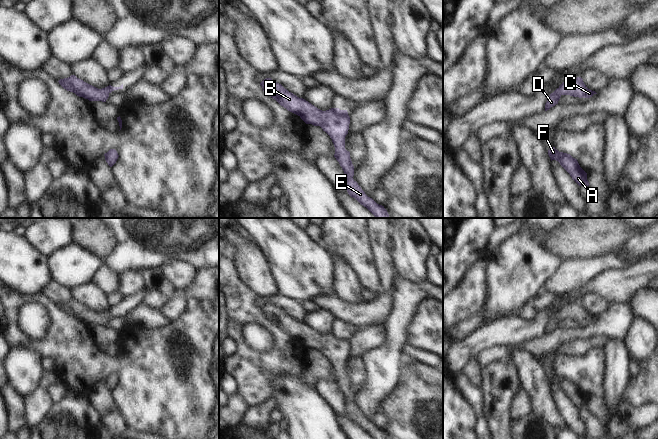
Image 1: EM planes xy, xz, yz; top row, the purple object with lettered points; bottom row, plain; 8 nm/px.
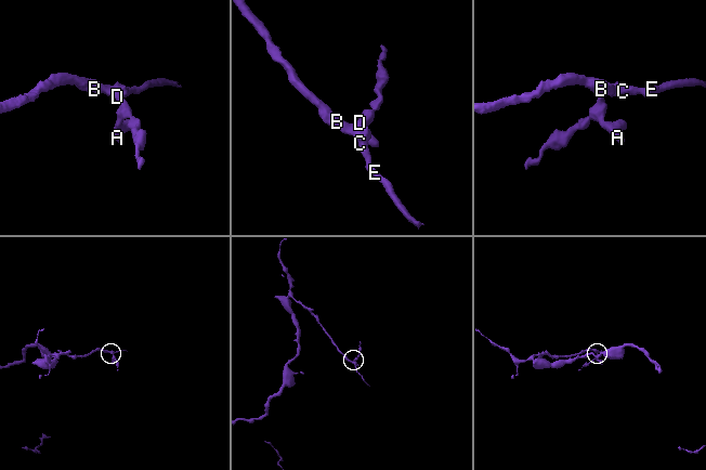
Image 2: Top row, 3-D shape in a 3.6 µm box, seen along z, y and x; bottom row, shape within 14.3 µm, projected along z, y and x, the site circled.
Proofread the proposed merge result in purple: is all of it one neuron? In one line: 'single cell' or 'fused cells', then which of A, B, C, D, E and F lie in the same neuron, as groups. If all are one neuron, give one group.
single cell; groups A B C D E F

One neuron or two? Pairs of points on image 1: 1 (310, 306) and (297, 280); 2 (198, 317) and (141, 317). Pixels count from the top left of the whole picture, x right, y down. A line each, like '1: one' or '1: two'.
1: two
2: two

